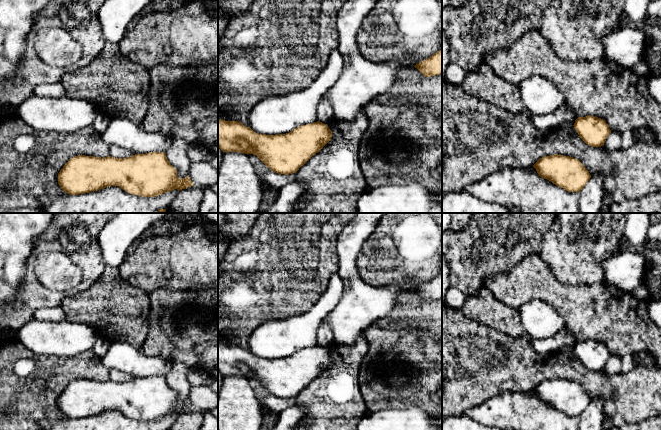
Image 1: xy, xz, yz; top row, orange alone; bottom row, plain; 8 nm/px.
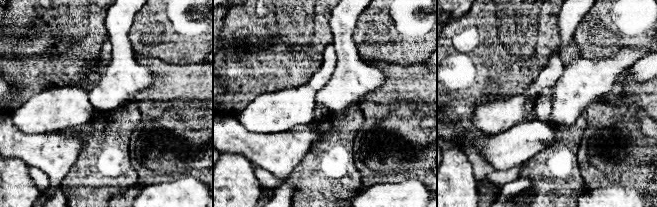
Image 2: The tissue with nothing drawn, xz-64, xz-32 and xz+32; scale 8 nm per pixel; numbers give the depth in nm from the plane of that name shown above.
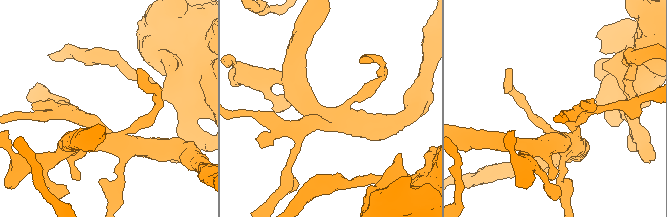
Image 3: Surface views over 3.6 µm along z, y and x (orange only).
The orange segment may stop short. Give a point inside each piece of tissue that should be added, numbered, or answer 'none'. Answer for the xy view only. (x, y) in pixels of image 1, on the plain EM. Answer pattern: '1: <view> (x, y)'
none

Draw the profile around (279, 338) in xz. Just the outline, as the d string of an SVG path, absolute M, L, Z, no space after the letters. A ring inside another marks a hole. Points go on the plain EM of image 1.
M338 273L330 279L328 288L312 309L301 315L289 316L284 319L268 320L253 330L248 340L250 352L259 358L286 358L295 352L317 346L317 331L324 318L335 308L341 299L344 284Z

